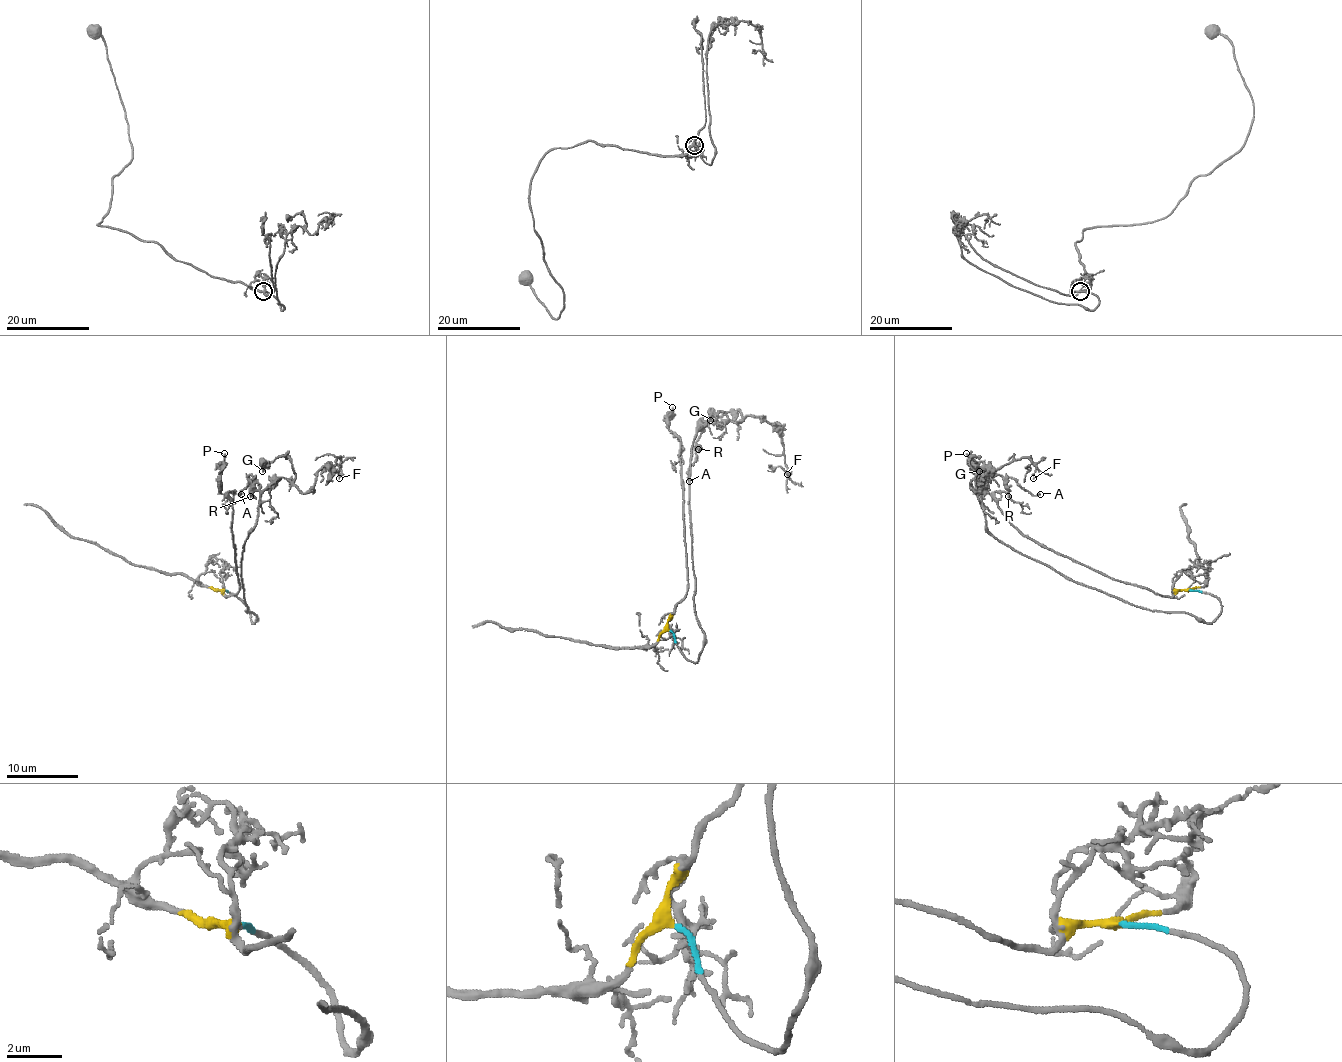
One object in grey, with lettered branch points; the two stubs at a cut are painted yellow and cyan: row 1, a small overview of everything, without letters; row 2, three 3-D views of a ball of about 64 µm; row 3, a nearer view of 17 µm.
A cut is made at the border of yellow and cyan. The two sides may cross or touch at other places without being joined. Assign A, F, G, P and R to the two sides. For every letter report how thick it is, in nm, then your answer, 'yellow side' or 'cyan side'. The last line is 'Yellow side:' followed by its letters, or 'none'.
A: 180 nm thick; cyan side
F: 150 nm thick; cyan side
G: 170 nm thick; cyan side
P: 170 nm thick; yellow side
R: 140 nm thick; cyan side
Yellow side: P

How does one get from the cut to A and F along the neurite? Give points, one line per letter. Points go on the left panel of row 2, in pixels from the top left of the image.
A: (221, 589), (232, 593), (255, 622), (246, 611), (241, 581), (243, 547), (259, 504), (250, 475), (241, 493)
F: (221, 589), (255, 622), (246, 611), (241, 556), (268, 489), (286, 477), (305, 493), (337, 457), (339, 479)

